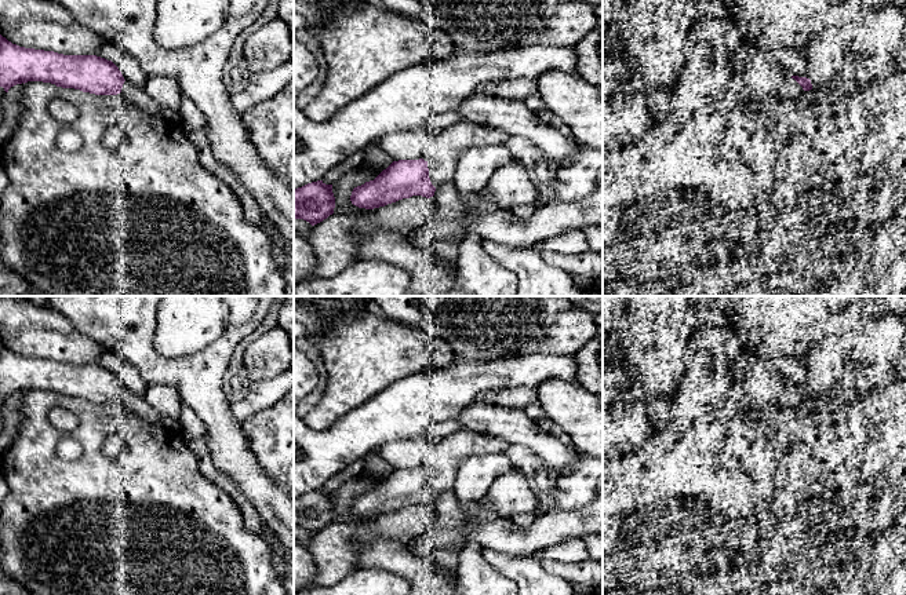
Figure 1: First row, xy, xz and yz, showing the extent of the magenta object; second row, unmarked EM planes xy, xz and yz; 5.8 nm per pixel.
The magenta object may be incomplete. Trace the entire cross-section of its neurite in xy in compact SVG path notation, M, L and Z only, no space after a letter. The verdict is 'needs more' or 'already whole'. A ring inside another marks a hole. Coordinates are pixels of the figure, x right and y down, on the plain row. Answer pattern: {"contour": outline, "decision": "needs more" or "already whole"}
{"contour": "M0 343L0 395L6 401L28 390L51 391L95 404L121 402L131 412L179 432L179 420L159 415L146 399L124 388L119 376L97 364L63 364L25 357Z", "decision": "needs more"}

